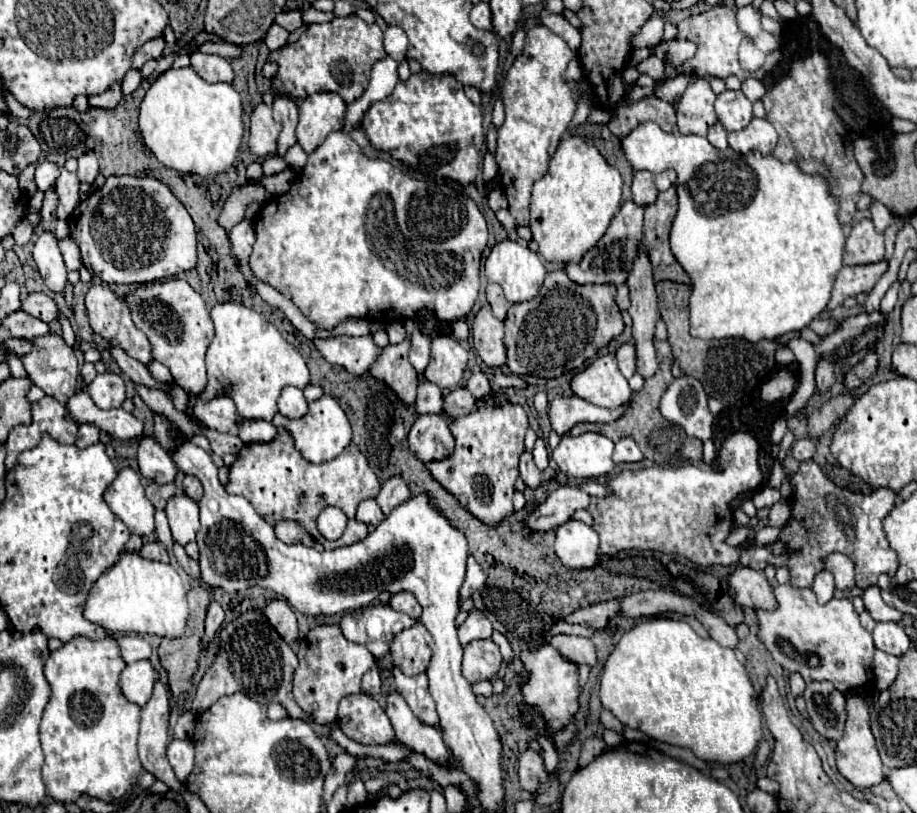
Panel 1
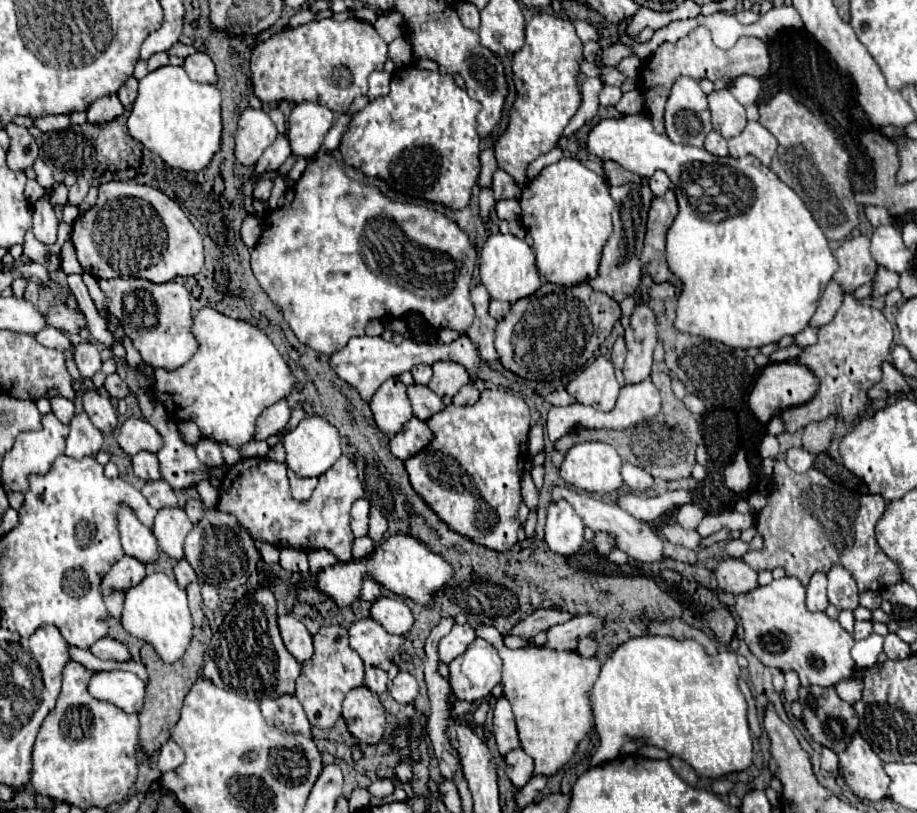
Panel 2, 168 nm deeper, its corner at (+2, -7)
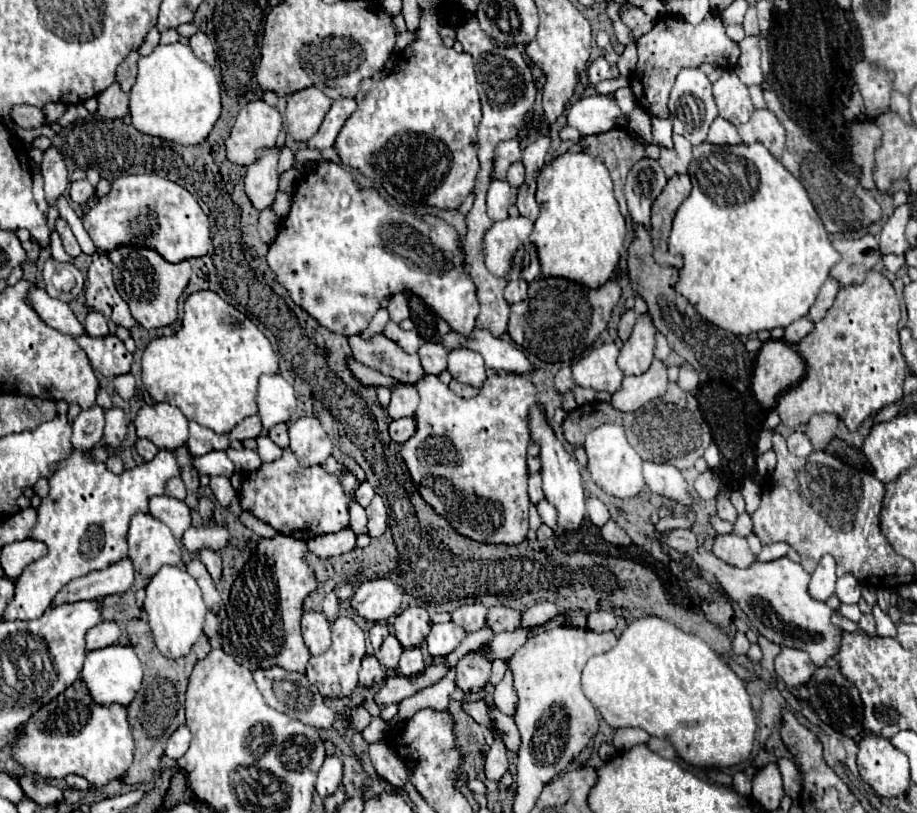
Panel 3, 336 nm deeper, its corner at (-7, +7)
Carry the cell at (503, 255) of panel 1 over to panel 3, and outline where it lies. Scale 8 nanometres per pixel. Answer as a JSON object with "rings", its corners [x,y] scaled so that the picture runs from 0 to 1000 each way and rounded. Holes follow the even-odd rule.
{"rings":[[[554,266],[552,271],[537,276],[537,280],[528,288],[528,300],[526,300],[530,327],[537,337],[545,342],[569,342],[576,347],[589,339],[589,322],[585,315],[585,305],[576,295],[576,288],[580,285],[580,280],[582,280],[582,273],[571,266],[563,266],[563,268]]]}

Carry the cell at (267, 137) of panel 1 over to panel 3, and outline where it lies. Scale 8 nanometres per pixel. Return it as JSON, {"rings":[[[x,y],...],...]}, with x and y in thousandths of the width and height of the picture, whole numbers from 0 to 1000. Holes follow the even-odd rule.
{"rings":[[[288,123],[268,128],[244,175],[246,194],[260,204],[273,204],[281,197],[281,185],[299,180],[308,157],[308,143]]]}

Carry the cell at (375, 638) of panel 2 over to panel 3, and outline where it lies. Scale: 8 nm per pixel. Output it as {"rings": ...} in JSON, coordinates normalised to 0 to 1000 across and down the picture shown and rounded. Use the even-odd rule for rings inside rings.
{"rings":[[[408,768],[406,772],[403,772],[403,790],[406,790],[406,795],[408,795],[408,800],[412,800],[414,795],[417,795],[417,787],[423,782],[423,772],[419,770],[419,768]]]}

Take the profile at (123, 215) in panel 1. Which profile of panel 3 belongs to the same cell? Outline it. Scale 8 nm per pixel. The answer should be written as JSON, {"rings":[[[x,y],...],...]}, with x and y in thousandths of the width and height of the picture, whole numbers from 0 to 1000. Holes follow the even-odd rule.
{"rings":[[[148,214],[122,221],[122,236],[94,263],[92,280],[111,310],[131,300],[161,303],[183,322],[222,315],[231,303],[229,268],[220,261],[214,244],[203,231],[172,214]]]}

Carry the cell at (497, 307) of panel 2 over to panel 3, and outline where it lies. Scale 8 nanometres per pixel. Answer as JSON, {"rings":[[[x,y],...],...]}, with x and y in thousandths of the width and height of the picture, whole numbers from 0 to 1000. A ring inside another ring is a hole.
{"rings":[[[563,344],[563,347],[554,347],[552,357],[550,357],[550,367],[554,374],[563,374],[569,371],[574,367],[574,357],[576,357],[576,347]]]}

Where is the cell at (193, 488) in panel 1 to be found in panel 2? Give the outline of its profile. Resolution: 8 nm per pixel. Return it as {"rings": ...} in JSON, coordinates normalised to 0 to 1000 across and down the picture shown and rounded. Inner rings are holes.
{"rings":[[[206,613],[206,615],[204,615],[204,620],[202,620],[202,630],[204,630],[204,635],[208,637],[208,642],[210,642],[210,645],[215,645],[215,642],[221,637],[224,622],[221,622],[221,617],[219,617],[219,615],[215,615],[215,613]]]}

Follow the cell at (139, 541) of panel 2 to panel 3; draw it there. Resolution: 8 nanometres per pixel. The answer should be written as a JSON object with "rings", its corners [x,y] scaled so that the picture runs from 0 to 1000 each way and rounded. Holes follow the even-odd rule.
{"rings":[[[164,632],[144,635],[140,672],[146,699],[159,713],[164,713],[179,694],[194,696],[198,691],[196,669],[188,659],[185,649]]]}

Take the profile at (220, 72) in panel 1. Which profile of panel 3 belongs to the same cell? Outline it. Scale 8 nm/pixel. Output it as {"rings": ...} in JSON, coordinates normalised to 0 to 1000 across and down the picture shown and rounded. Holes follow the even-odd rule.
{"rings":[[[214,39],[212,44],[207,44],[207,59],[212,62],[214,71],[218,71],[218,74],[222,74],[225,79],[233,81],[233,76],[236,76],[236,64],[233,64],[233,57],[231,57],[231,52],[227,49],[227,44],[225,44],[222,39]]]}

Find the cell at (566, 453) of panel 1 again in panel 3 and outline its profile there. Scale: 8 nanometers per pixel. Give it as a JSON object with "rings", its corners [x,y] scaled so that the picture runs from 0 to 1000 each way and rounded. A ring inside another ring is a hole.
{"rings":[[[656,522],[639,536],[639,558],[641,558],[641,581],[646,590],[665,610],[672,613],[691,613],[702,603],[700,585],[700,563],[685,546],[680,526],[674,522]]]}

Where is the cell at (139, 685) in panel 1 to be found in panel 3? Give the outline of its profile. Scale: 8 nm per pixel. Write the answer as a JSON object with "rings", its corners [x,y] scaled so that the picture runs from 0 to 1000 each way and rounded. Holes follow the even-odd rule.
{"rings":[[[116,795],[111,800],[100,800],[94,804],[92,822],[89,822],[89,836],[109,868],[120,866],[133,866],[140,868],[155,841],[155,817],[148,807],[148,802],[142,795]]]}

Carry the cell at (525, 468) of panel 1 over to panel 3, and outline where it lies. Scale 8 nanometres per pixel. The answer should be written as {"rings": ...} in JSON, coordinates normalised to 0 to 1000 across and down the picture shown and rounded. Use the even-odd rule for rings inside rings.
{"rings":[[[595,615],[587,617],[587,620],[585,620],[585,625],[587,625],[587,632],[589,632],[591,642],[593,642],[593,645],[598,645],[604,654],[609,654],[609,630],[606,630],[606,625],[604,625],[604,622],[600,622]]]}

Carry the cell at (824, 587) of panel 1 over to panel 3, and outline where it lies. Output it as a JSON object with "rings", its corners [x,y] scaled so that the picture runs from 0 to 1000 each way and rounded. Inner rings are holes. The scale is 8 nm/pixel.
{"rings":[[[901,681],[885,706],[881,731],[888,738],[901,740],[909,731],[909,718],[912,718],[912,691],[909,686],[905,686],[905,681]]]}

